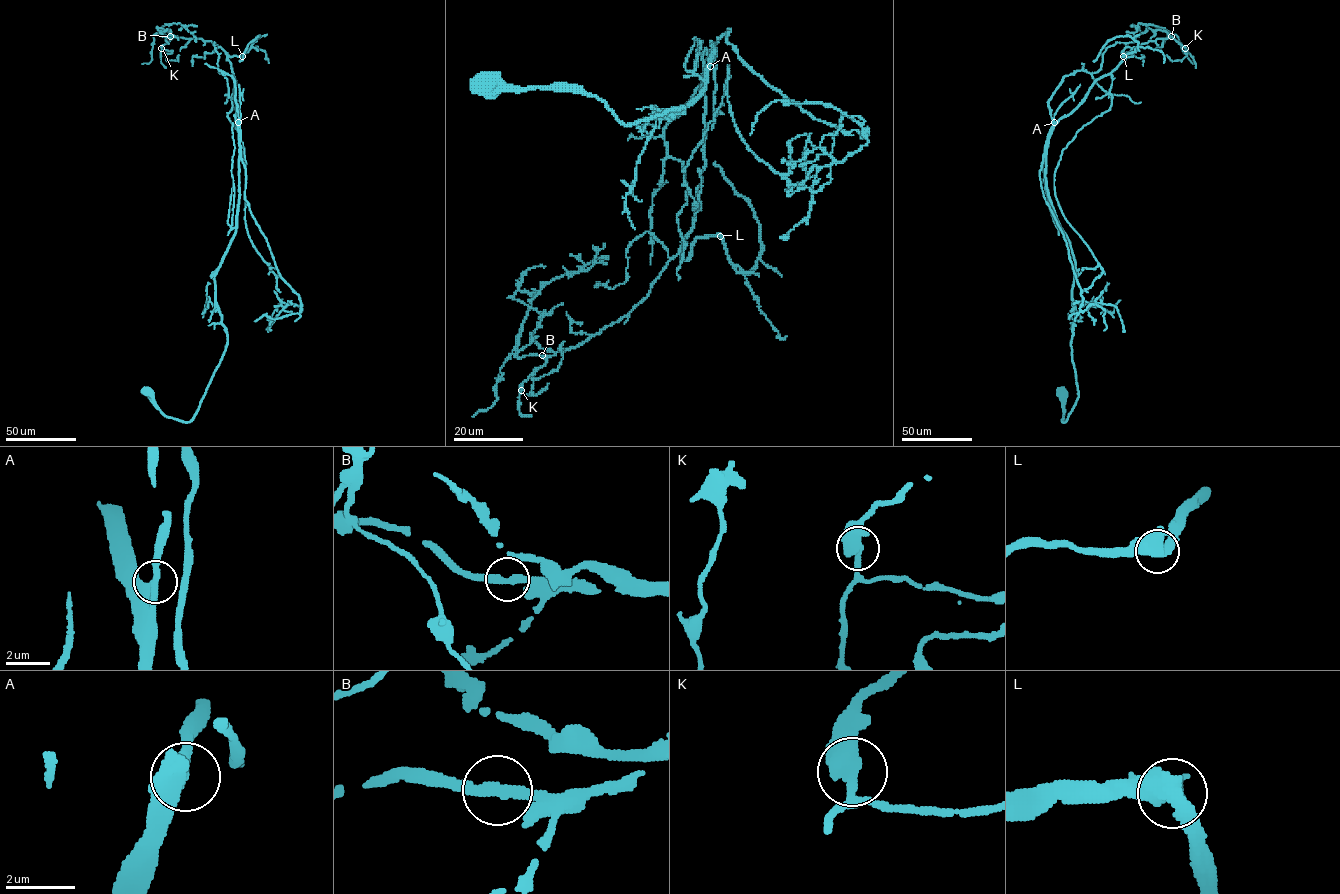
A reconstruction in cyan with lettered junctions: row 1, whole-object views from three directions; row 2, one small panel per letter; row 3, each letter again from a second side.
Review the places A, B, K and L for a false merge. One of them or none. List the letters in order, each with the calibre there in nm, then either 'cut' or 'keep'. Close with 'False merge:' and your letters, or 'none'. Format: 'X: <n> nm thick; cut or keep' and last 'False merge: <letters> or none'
A: 440 nm thick; keep
B: 340 nm thick; keep
K: 480 nm thick; keep
L: 600 nm thick; keep
False merge: none

